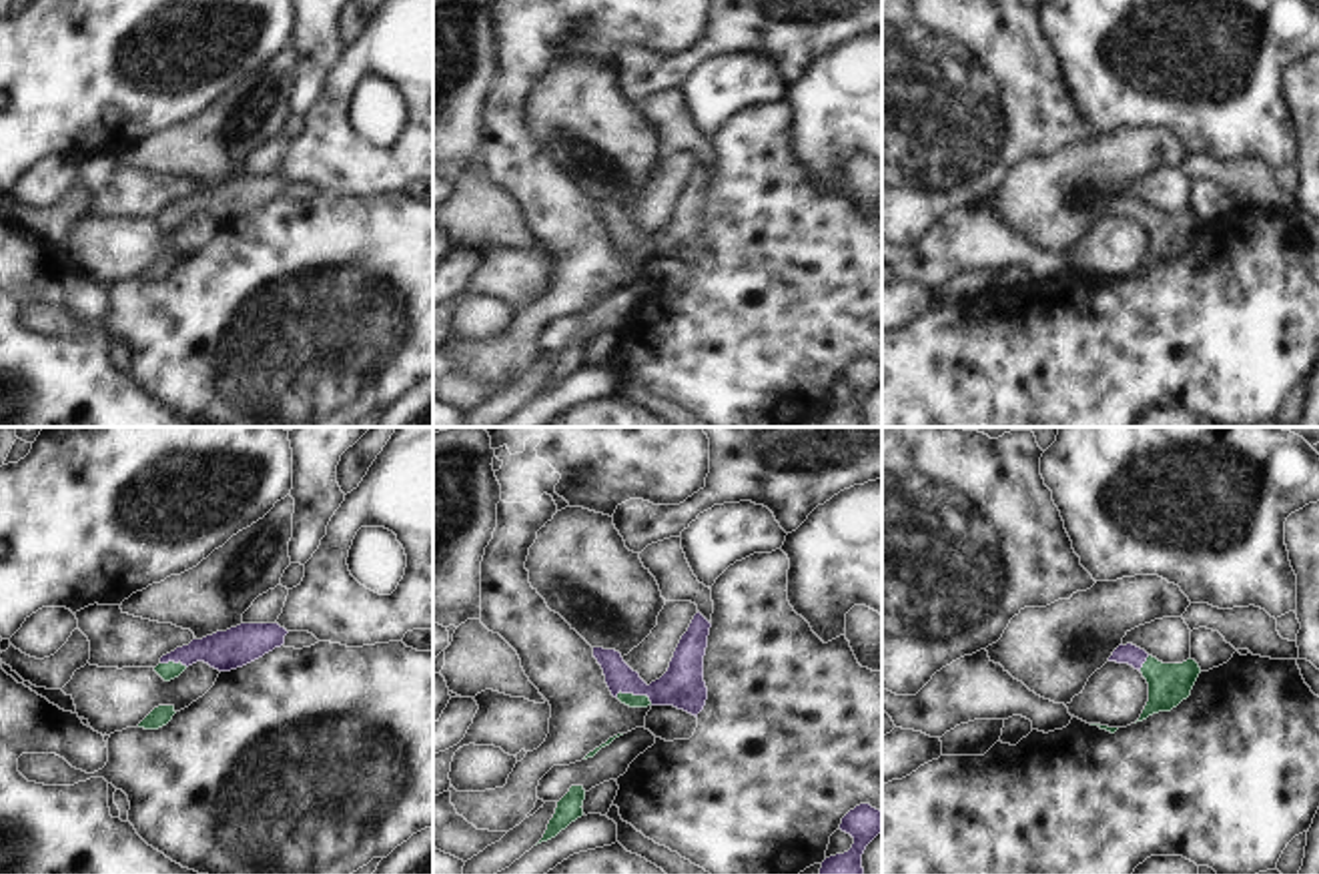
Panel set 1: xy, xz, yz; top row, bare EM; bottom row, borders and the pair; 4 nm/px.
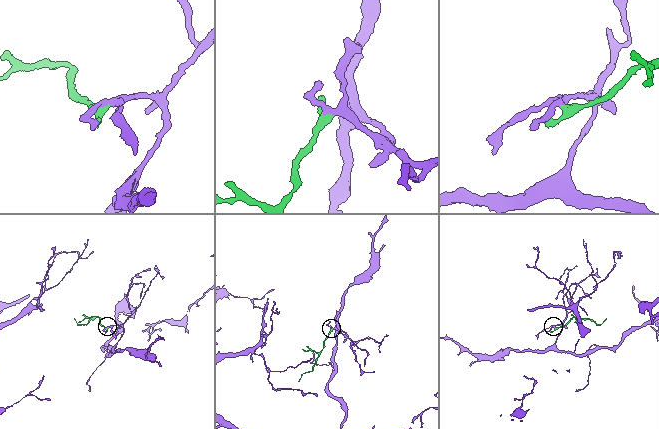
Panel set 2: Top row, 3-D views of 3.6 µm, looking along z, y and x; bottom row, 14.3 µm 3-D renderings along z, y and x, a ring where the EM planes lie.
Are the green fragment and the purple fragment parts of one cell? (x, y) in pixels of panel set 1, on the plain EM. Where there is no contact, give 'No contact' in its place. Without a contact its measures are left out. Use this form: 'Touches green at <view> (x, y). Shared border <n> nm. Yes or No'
Touches green at xz (636, 247). Shared border 160 nm. Yes.

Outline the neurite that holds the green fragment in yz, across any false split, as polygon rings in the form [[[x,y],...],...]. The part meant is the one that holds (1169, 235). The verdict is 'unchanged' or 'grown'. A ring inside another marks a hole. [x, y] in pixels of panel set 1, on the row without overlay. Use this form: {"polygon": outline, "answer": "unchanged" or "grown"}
{"polygon": [[[1121,194],[1109,212],[1133,216],[1149,235],[1149,253],[1137,273],[1177,259],[1191,247],[1191,241],[1201,225],[1199,214],[1191,208],[1183,214],[1163,214],[1133,194]]], "answer": "grown"}

